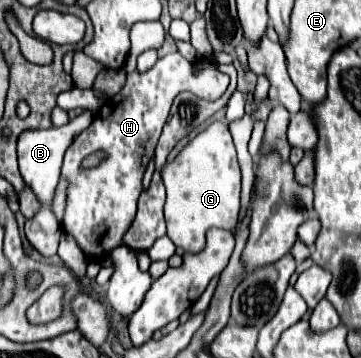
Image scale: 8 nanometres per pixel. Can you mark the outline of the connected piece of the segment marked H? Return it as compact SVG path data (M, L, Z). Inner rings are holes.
M169 53L147 73L129 73L125 87L105 101L93 123L69 145L61 169L61 177L69 181L63 229L77 239L87 257L101 259L121 245L121 237L135 217L137 199L143 191L143 173L153 157L175 95L191 91L205 101L215 101L225 93L229 77L217 69L215 61L203 59L197 75L193 69L195 63L187 61L181 53ZM95 151L105 151L107 159L95 169L83 171L81 161Z

